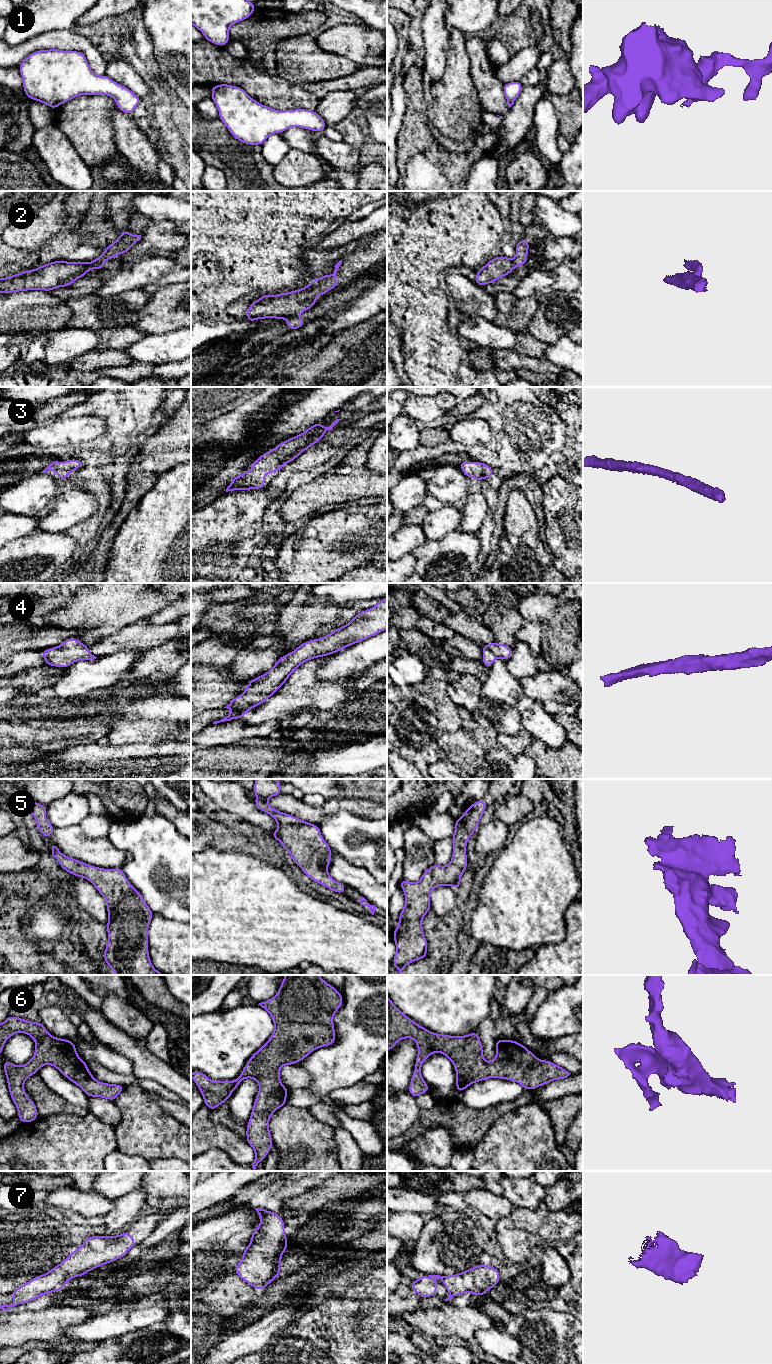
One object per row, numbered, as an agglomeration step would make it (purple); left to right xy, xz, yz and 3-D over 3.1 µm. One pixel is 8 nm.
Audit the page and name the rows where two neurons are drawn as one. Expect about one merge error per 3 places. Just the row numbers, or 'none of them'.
2

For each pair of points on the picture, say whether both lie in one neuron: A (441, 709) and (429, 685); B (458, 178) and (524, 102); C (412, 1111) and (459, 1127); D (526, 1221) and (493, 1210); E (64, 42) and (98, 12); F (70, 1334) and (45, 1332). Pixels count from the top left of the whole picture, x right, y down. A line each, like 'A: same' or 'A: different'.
A: same
B: different
C: different
D: different
E: different
F: different

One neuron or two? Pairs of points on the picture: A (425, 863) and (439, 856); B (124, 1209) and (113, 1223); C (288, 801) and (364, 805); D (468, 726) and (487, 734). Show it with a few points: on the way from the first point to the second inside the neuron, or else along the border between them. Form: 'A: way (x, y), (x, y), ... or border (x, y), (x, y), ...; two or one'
A: border (433, 842), (433, 858), (435, 863); two
B: way (123, 1212), (115, 1220); one
C: way (307, 812), (324, 812), (333, 805), (345, 805); one
D: way (473, 728), (482, 734); one

